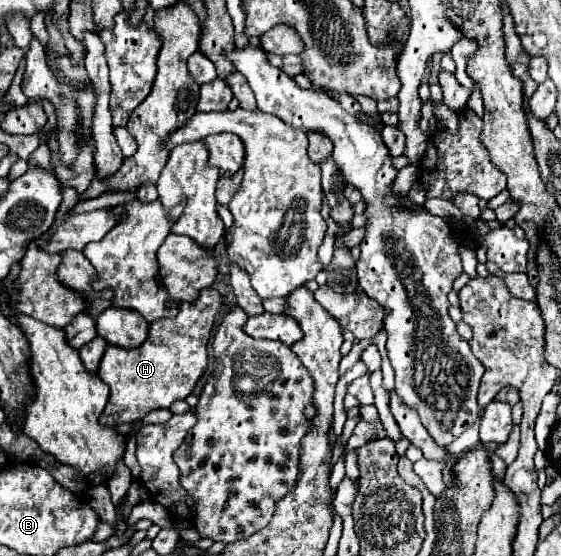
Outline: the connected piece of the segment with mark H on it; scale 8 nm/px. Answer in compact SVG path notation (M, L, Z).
M203 288L203 292L199 292L195 302L179 302L179 314L175 318L161 318L155 320L153 324L149 324L149 336L147 340L137 346L137 348L119 348L119 346L107 346L101 362L99 362L99 378L109 386L111 394L109 394L109 402L99 418L99 422L103 426L117 426L117 424L133 424L135 420L143 418L147 412L155 410L155 408L169 408L175 400L185 400L197 380L201 378L201 374L207 368L207 344L209 344L209 332L213 328L213 320L221 308L221 298L215 290L211 288Z

